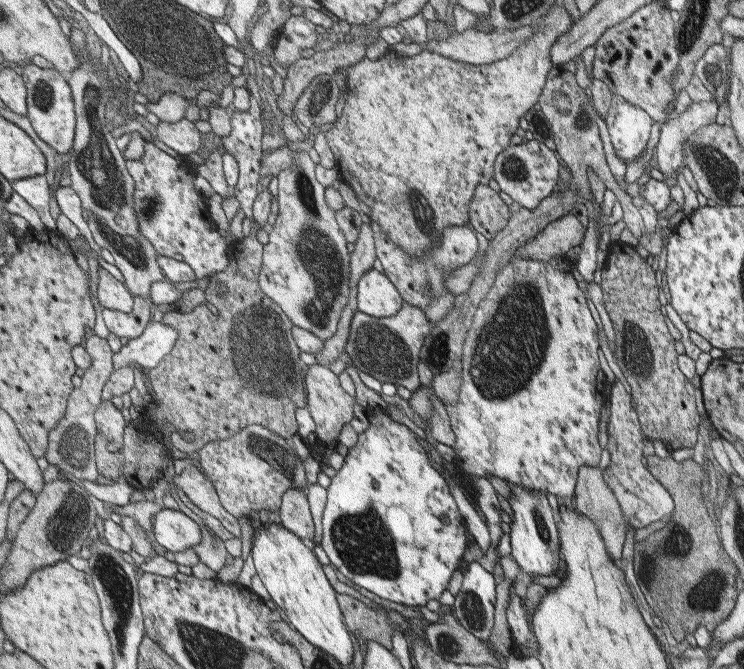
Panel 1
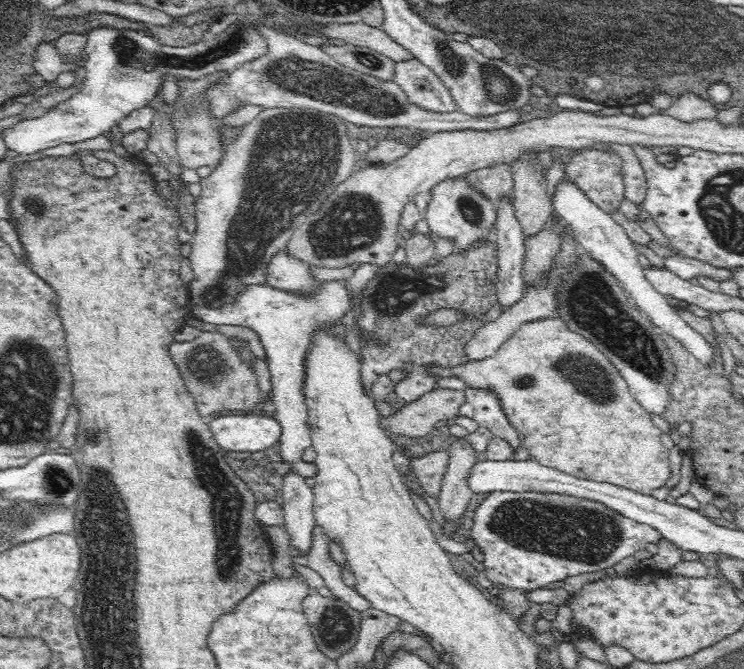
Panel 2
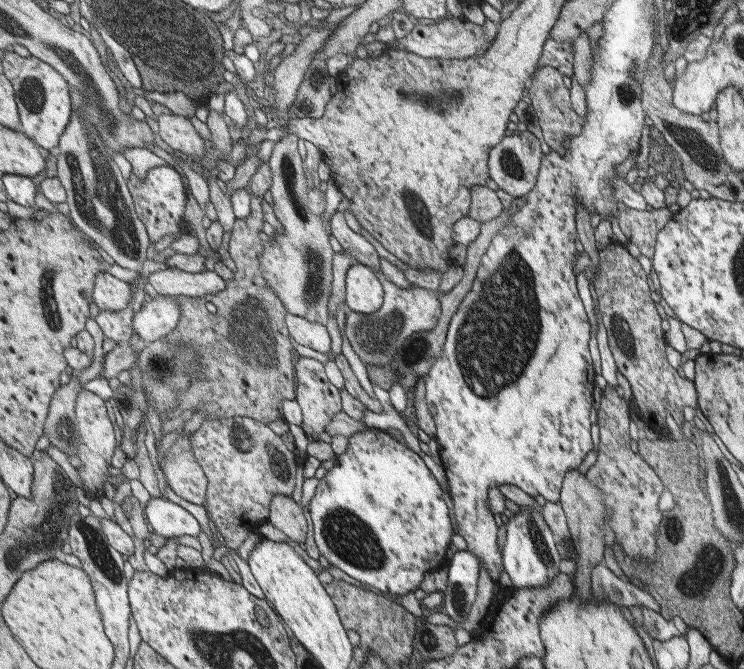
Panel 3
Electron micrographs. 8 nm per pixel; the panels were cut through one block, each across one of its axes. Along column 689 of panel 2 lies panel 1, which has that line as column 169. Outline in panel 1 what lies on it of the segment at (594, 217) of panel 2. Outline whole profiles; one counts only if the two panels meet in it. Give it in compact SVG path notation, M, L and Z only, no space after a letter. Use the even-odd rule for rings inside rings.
M151 320L143 330L140 337L129 340L114 354L114 367L117 370L133 365L145 370L156 368L170 354L179 337L179 331L163 321Z

